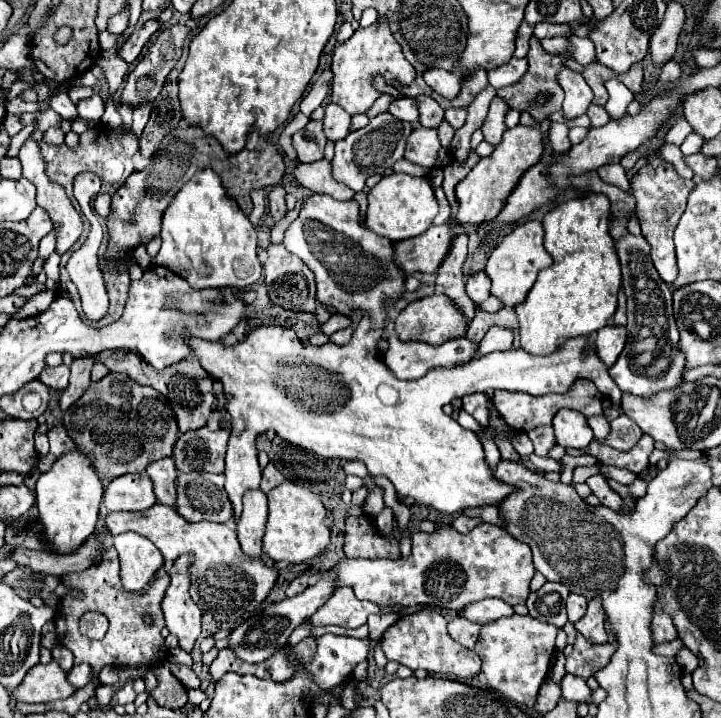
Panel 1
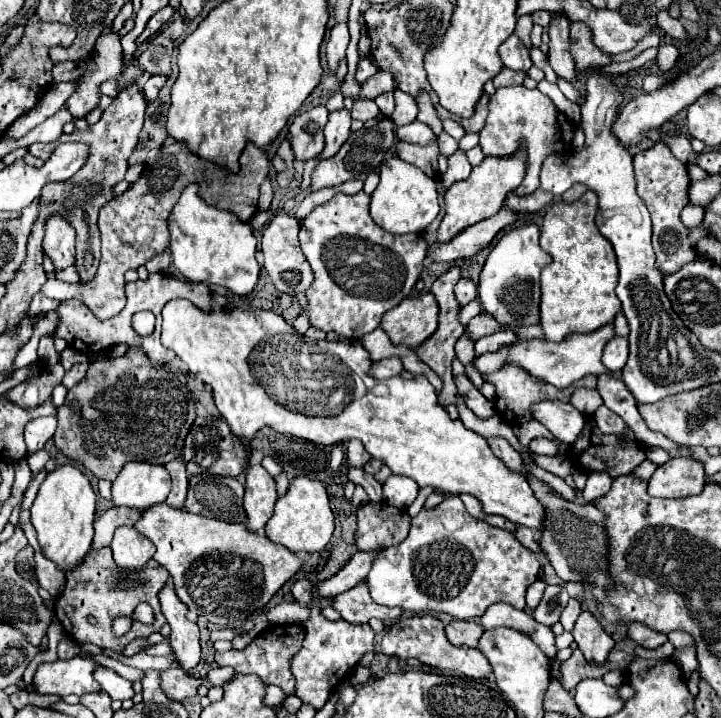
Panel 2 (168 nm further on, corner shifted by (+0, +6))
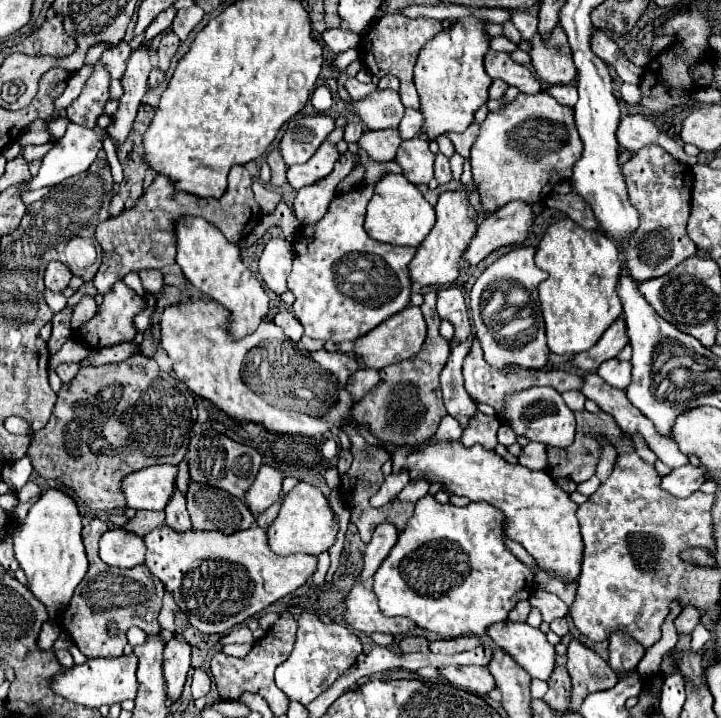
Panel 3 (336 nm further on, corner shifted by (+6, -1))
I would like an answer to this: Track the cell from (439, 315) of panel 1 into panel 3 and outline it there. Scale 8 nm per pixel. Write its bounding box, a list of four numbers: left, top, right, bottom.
[354,306,426,370]

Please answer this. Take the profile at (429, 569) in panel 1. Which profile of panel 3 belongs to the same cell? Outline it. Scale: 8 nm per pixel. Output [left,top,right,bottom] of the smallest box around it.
[374,494,534,638]

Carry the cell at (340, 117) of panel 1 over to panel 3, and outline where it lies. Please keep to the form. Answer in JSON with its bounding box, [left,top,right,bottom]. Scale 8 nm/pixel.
[286,140,338,190]

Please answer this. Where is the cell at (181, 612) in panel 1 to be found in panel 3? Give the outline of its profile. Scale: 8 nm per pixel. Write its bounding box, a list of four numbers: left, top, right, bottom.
[162,638,190,702]

